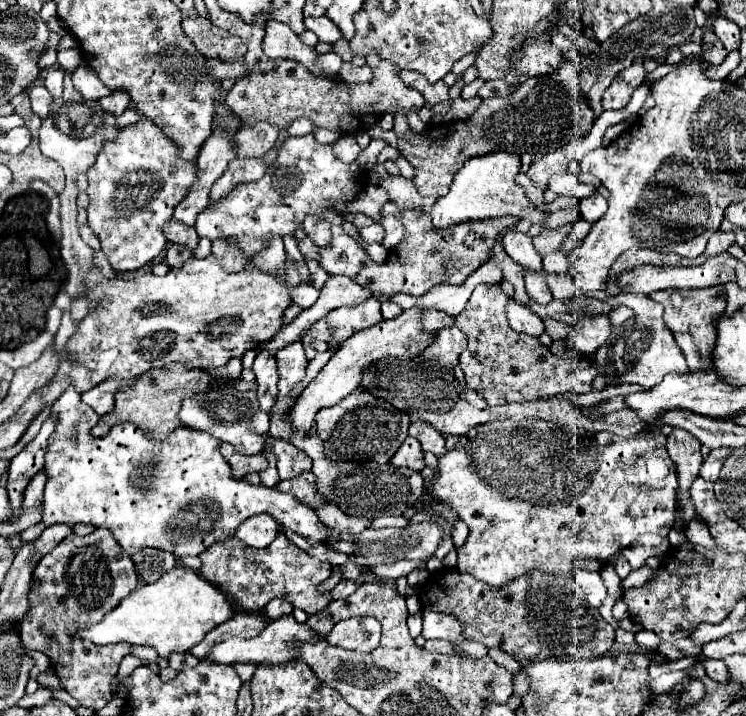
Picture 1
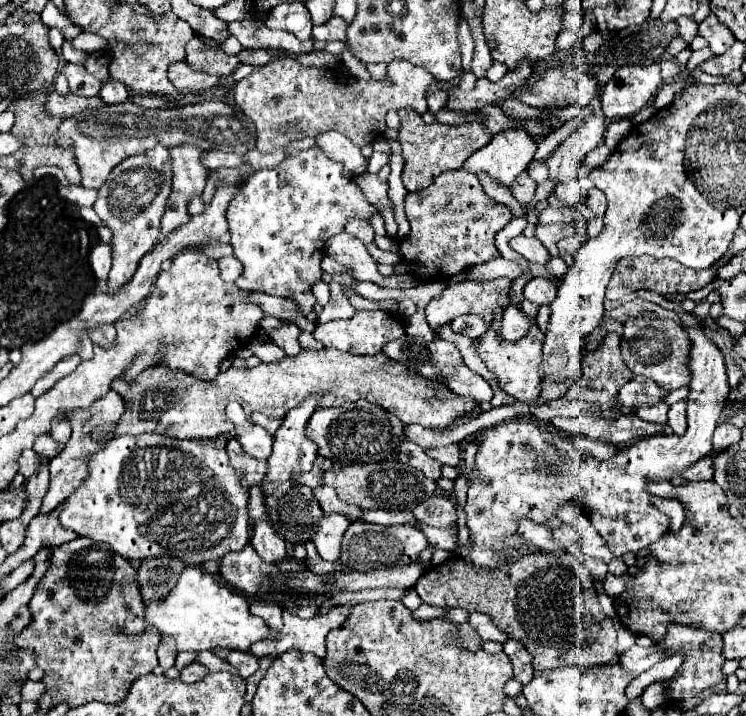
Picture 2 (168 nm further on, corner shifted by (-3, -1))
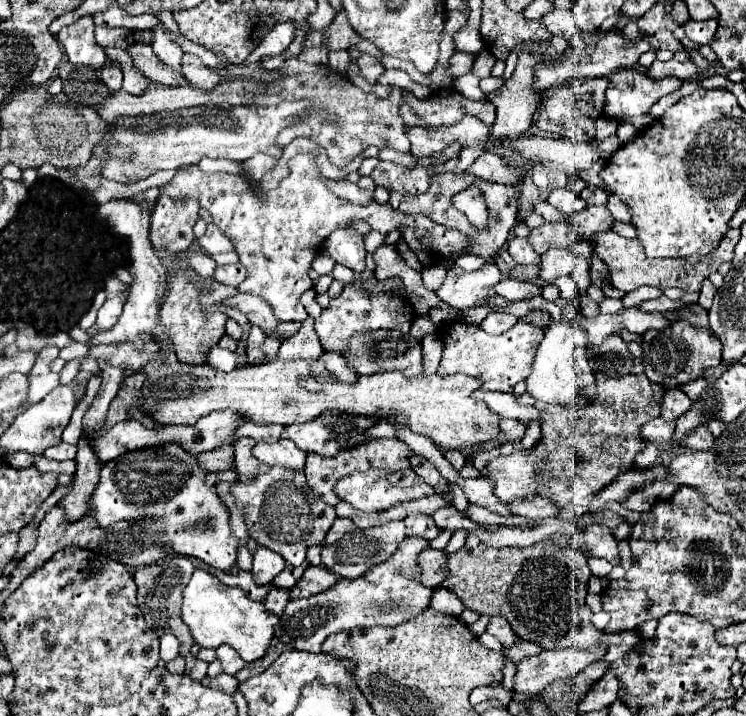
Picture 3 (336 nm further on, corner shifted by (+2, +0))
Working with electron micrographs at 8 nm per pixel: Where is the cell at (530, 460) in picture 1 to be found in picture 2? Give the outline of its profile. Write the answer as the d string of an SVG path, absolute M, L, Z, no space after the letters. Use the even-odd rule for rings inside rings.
M670 302L664 308L676 310L680 314L680 318L684 322L684 330L688 332L688 336L692 340L692 352L690 352L692 382L690 382L690 394L686 400L688 402L688 430L682 436L660 434L652 436L652 438L638 440L632 446L624 448L618 456L614 456L612 460L606 460L606 462L584 458L584 454L574 448L574 444L568 436L560 434L558 430L544 428L540 424L514 420L514 422L506 422L506 424L500 424L500 426L488 430L480 444L480 452L476 456L478 470L470 474L472 484L468 490L466 516L468 516L468 528L470 528L470 536L472 536L474 544L472 544L472 550L464 556L466 560L470 560L474 566L500 566L500 562L506 558L540 552L536 548L534 550L504 548L502 538L506 534L516 532L516 522L520 518L528 518L536 524L544 524L546 520L550 520L554 516L556 504L572 500L572 498L584 502L586 510L590 512L590 520L592 520L594 528L598 530L598 534L602 534L602 538L606 540L606 544L614 556L622 556L626 552L638 552L644 546L656 542L656 538L660 538L660 534L664 534L664 530L670 530L670 518L666 514L662 514L656 506L650 506L648 484L660 482L660 480L672 480L674 476L682 474L688 466L692 466L694 462L698 462L700 458L710 454L714 428L720 422L722 412L730 404L728 402L730 386L728 386L728 376L726 376L726 368L724 368L724 358L722 358L720 350L706 338L706 334L702 330L702 322L696 320L694 316L690 316L688 312L684 312L682 306L678 306L676 302Z

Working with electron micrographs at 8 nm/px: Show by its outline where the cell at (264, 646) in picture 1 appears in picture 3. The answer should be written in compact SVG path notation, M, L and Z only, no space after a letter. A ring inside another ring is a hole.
M409 537L397 549L391 561L377 565L367 575L353 579L353 581L343 579L339 581L339 585L331 587L325 593L319 593L307 599L289 601L283 611L281 621L291 619L291 647L299 651L319 653L325 637L333 633L355 629L355 627L373 627L373 625L395 627L407 621L407 617L413 617L419 611L427 609L433 589L423 587L419 583L419 569L415 565L415 557L423 549L429 549L427 539Z

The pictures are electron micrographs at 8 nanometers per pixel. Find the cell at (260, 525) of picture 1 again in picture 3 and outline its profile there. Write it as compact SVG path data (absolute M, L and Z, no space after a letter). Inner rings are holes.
M257 545L253 555L253 569L251 569L257 585L271 583L273 577L283 571L283 567L285 567L283 557L279 557L277 553L271 553L271 549L267 549L265 545Z

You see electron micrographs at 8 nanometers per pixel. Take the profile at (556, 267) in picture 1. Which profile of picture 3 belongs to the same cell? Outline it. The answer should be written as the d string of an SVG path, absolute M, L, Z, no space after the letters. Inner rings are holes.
M527 265L527 267L517 267L511 271L511 279L521 281L521 279L529 279L529 277L537 277L539 275L539 265Z

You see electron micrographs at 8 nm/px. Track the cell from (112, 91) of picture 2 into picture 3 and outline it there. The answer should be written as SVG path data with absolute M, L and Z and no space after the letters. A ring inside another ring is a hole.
M105 63L105 67L101 69L101 81L111 91L119 91L121 89L121 81L123 81L123 73L115 63Z

